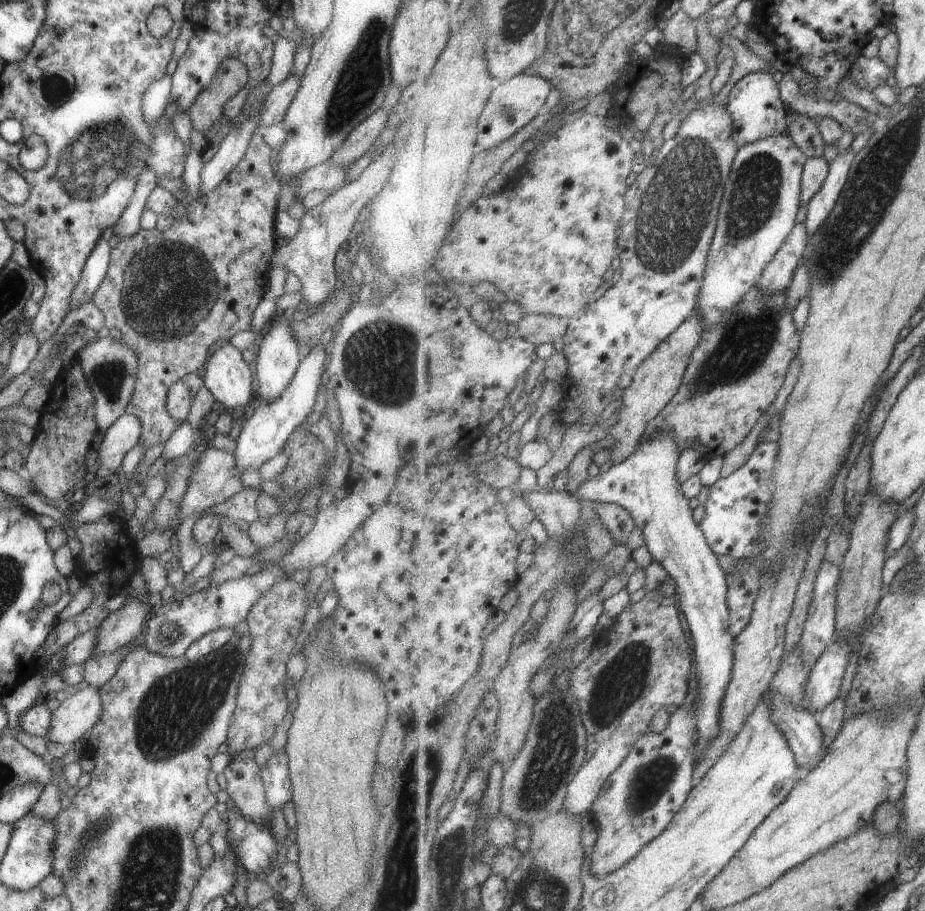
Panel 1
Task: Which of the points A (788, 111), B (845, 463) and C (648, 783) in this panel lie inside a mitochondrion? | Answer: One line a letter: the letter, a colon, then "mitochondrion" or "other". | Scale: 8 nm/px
A: other
B: other
C: mitochondrion

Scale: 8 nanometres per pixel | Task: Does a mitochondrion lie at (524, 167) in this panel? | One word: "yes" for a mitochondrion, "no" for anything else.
no

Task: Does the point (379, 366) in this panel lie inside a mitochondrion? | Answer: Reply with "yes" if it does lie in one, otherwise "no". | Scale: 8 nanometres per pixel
yes

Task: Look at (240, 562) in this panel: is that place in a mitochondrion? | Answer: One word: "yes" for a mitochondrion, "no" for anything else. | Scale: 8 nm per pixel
no

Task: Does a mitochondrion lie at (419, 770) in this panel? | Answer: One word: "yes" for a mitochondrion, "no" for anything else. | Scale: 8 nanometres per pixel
yes

